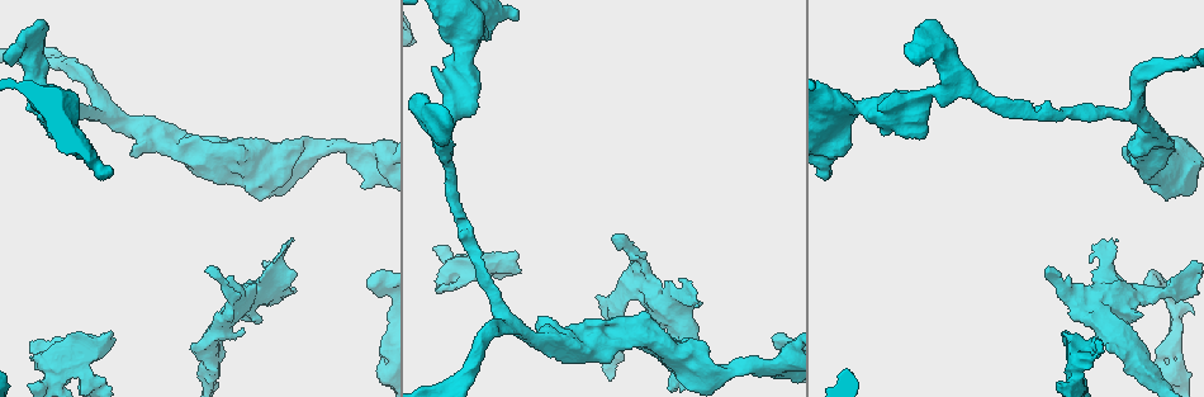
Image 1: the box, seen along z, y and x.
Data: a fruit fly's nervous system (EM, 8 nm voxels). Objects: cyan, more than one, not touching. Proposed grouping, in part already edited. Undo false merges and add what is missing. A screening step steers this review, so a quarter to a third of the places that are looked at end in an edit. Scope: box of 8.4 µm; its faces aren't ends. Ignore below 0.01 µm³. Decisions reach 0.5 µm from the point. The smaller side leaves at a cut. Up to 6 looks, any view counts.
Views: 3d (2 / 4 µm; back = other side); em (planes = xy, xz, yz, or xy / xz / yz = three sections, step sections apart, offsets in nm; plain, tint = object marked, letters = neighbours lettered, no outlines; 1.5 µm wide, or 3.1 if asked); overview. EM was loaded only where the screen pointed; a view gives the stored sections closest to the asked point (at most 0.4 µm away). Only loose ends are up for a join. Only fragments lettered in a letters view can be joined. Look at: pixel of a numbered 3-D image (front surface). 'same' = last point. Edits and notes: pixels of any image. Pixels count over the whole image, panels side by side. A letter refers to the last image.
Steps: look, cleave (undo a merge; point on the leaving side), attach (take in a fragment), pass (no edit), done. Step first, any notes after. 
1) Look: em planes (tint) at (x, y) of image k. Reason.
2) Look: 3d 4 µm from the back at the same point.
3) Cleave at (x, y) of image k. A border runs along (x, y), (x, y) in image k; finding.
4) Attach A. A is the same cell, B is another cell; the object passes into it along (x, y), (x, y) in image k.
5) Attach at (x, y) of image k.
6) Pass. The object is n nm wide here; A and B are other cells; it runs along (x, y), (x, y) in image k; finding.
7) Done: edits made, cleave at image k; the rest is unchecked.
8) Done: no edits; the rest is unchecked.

Look: 3d 4 µm at (777, 338) of image 1. An open end.

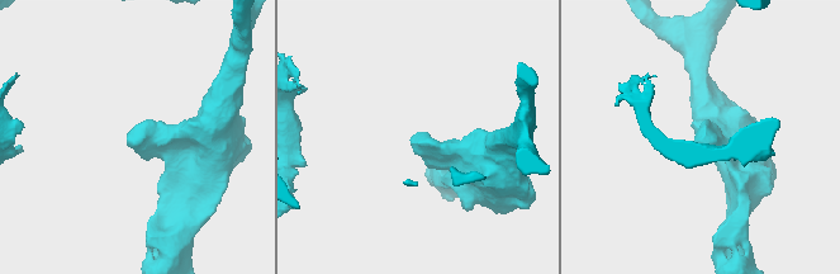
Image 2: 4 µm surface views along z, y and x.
Look: em yz step 8 (letters) at (414, 137) of image 2. Shape alone is not enough.

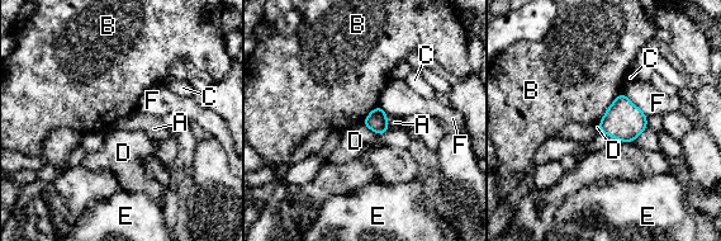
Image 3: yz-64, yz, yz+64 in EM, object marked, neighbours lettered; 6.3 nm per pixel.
Look: em xy step 4 (letters) at the same point.

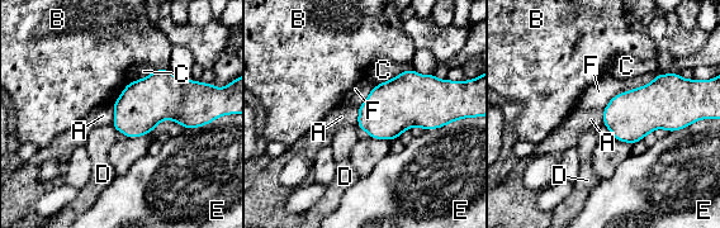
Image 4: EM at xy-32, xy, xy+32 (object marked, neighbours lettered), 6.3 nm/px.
Pass. A, B, C, D, E and F are other cells; a border runs along (156, 69), (167, 70) in image 4; no lettered fragment goes on from it.

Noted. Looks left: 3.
Look: 3d 4 µm at (362, 152) of image 1. A fork.

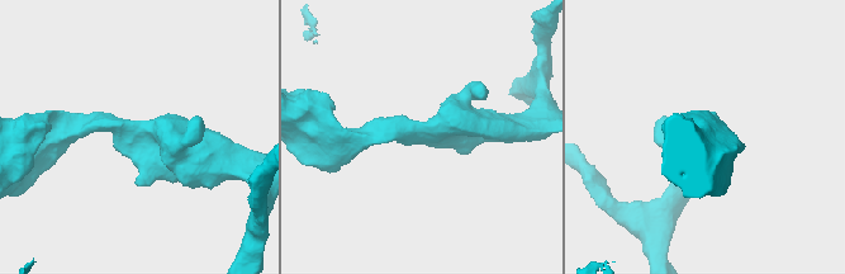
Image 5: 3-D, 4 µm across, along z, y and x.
Look: em planes (letters) at (136, 132) of image 5. Now the EM.

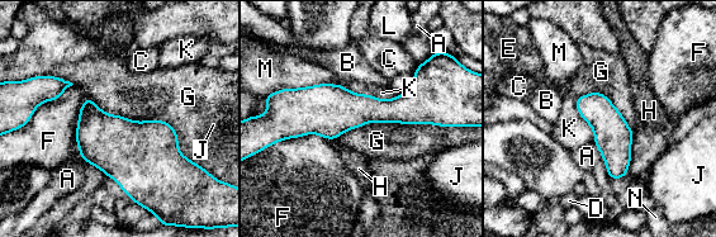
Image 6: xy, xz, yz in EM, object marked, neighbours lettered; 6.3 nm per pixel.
Pass. A, B, C, D, E, F, G, H, J, K, L, M and N are other cells; one neuron here.

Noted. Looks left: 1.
Done: no edits; the rest is unchecked.

